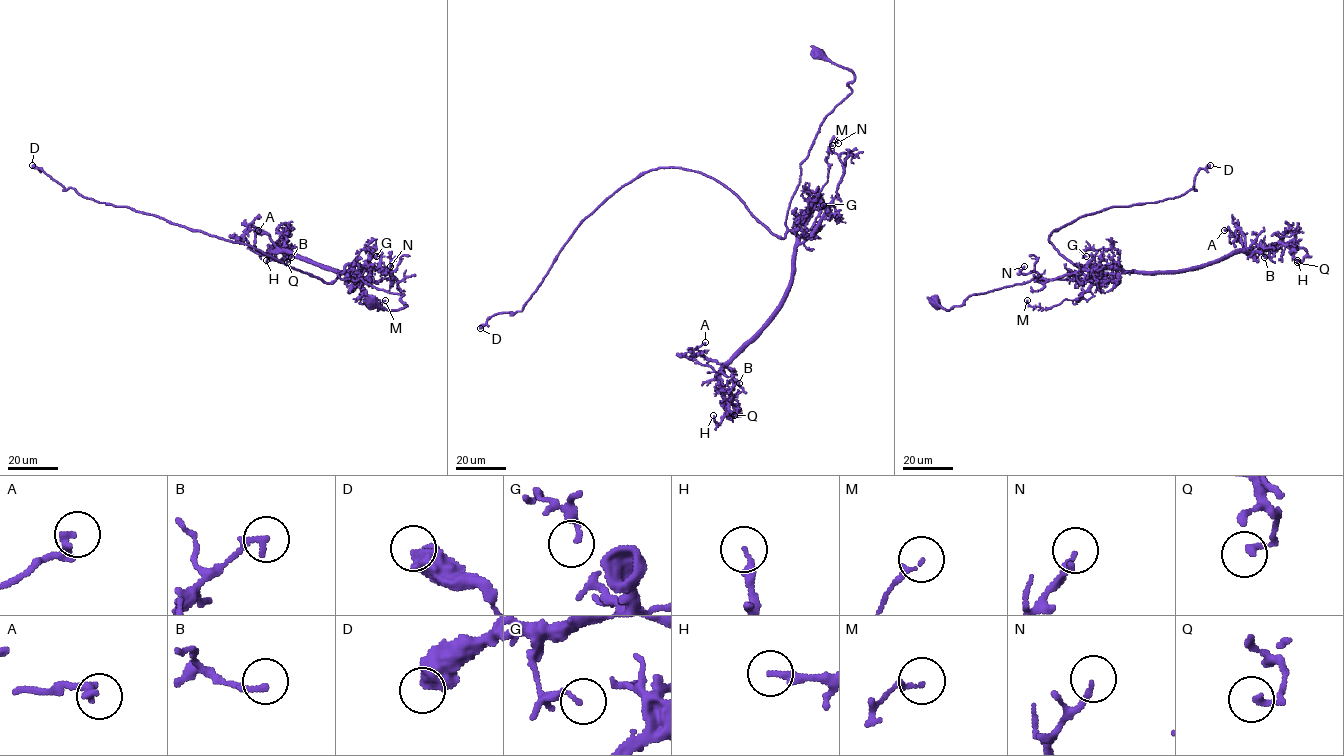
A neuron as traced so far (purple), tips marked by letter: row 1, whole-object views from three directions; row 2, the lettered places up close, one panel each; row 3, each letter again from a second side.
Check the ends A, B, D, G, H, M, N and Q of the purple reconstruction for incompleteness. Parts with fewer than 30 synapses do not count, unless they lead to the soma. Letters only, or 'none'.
none

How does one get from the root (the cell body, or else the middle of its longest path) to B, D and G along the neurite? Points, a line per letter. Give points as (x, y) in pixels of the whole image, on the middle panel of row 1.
B: (817, 54), (853, 73), (851, 92), (800, 165), (793, 281), (720, 373), (727, 392), (739, 383)
D: (817, 54), (854, 79), (800, 165), (783, 238), (705, 175), (642, 172), (582, 222), (521, 311), (480, 328)
G: (817, 54), (848, 68), (854, 79), (800, 165), (786, 228), (807, 238), (823, 205)

